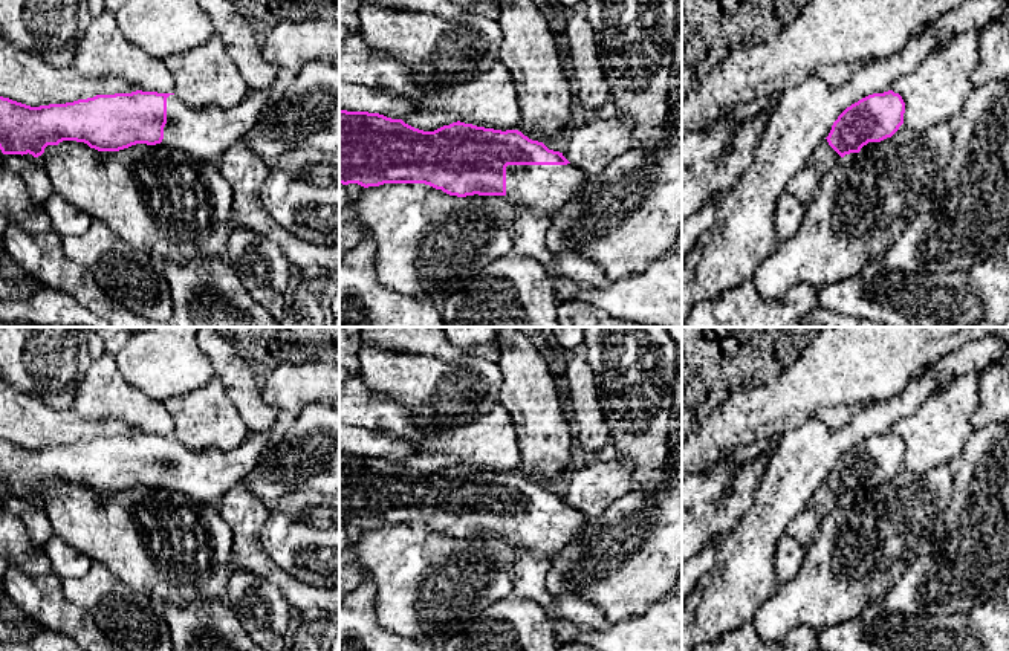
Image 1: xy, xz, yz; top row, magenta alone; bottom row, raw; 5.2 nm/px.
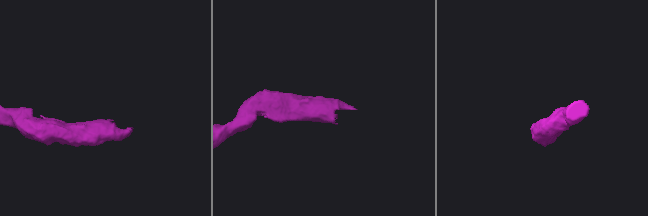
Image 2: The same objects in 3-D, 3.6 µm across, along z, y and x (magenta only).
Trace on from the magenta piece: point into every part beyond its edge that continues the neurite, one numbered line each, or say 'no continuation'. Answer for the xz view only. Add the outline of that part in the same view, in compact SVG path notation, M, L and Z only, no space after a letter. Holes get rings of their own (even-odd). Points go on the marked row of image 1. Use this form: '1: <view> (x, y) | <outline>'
1: xz (549, 187) | M508 165L506 199L520 208L541 208L549 214L563 208L587 185L584 171L567 165Z

